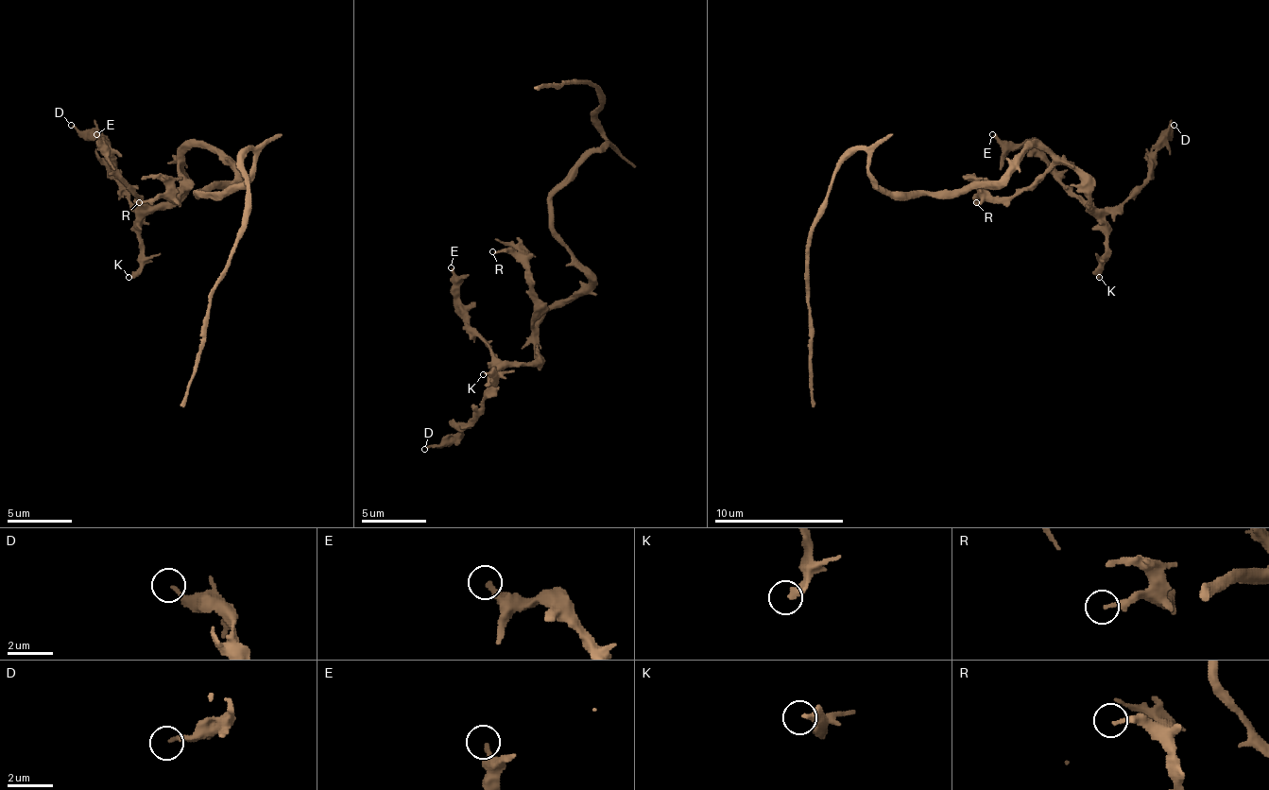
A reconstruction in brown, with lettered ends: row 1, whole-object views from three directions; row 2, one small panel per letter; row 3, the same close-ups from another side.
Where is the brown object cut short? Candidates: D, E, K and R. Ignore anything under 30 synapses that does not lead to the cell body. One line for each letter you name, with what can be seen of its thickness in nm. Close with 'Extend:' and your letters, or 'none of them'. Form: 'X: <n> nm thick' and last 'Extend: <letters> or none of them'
Extend: none of them

